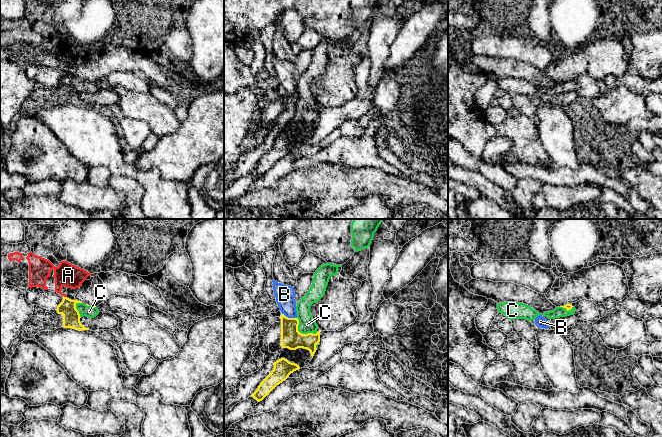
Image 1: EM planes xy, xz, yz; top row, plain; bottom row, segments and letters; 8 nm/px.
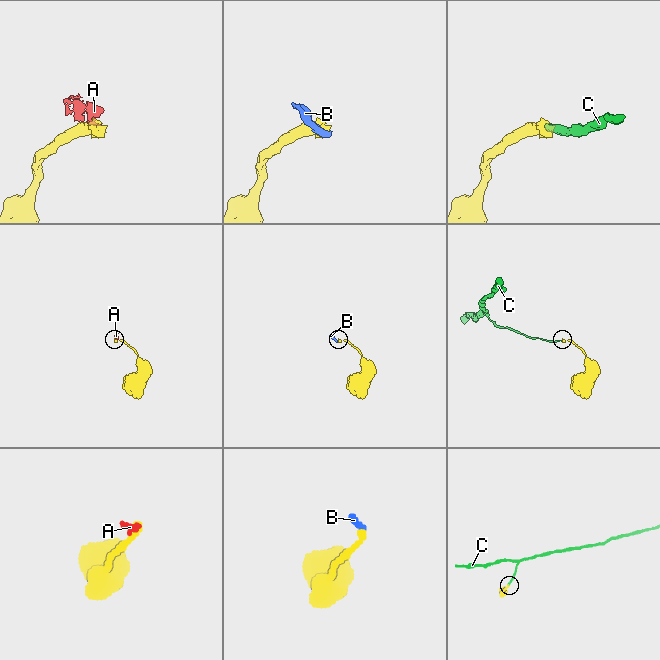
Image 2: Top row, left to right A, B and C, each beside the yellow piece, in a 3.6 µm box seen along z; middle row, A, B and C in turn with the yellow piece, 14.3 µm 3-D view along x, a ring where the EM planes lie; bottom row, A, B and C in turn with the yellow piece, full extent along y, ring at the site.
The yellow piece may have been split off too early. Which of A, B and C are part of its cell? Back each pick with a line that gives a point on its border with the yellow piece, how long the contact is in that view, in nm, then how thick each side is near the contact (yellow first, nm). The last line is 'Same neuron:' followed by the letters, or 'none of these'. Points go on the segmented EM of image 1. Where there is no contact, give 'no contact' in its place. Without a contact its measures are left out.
C: meets yellow in xz at (301, 333); contact 200 nm long; 170 nm thick on the yellow side, 140 nm on the other
Same neuron: C

